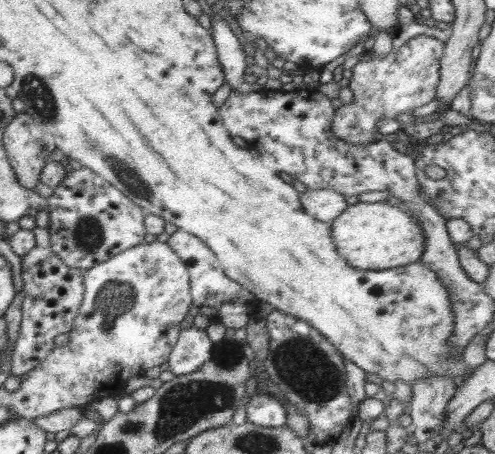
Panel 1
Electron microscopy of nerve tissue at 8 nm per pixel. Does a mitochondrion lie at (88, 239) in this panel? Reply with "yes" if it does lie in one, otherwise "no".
yes

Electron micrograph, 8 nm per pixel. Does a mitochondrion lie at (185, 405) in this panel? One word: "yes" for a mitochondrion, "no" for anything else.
yes

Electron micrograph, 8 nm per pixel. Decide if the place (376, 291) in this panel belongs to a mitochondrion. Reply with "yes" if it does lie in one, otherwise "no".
no

